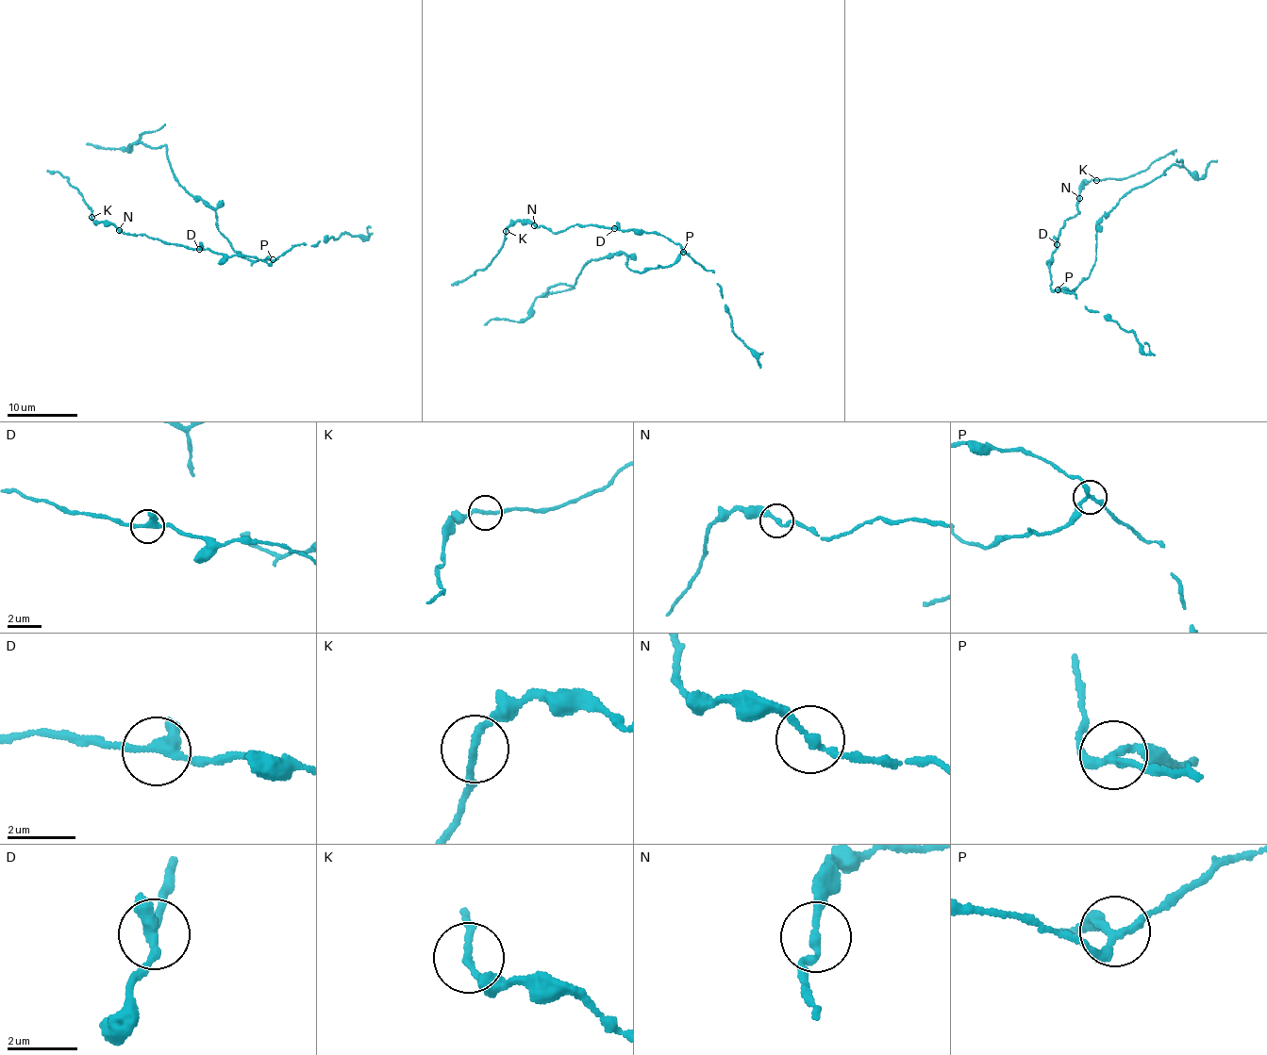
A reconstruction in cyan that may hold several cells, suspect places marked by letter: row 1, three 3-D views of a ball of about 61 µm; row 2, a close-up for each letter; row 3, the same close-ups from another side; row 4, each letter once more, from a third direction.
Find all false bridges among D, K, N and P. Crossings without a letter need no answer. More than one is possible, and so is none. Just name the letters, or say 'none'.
P

